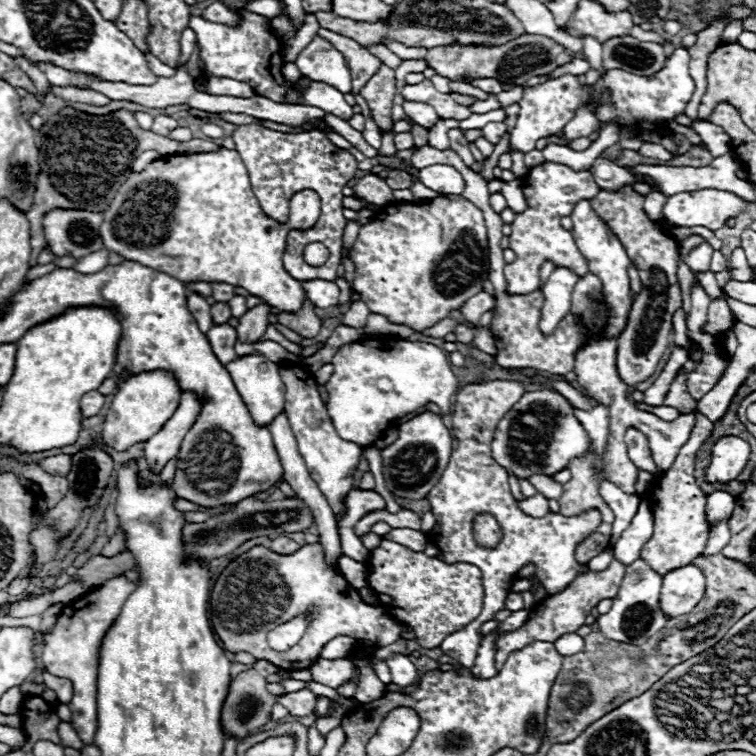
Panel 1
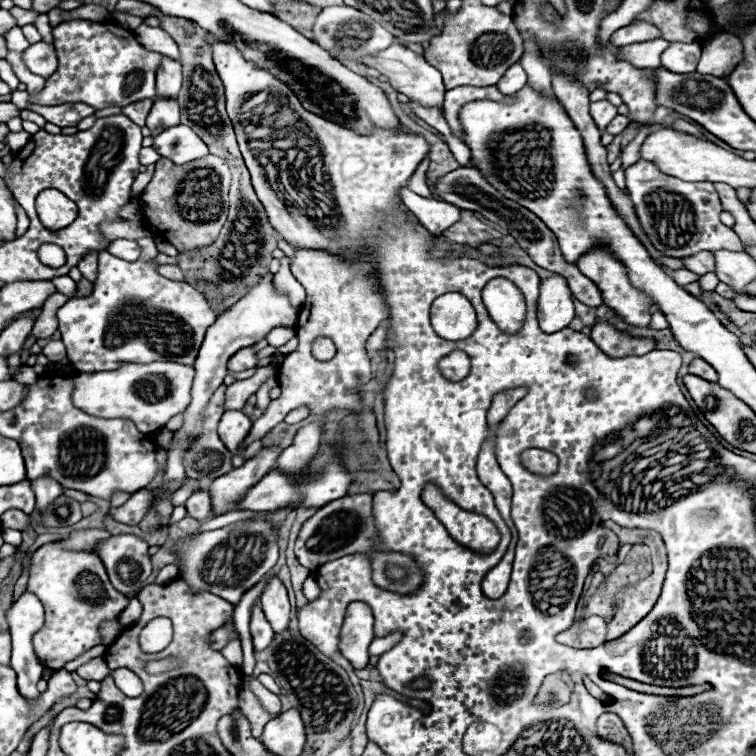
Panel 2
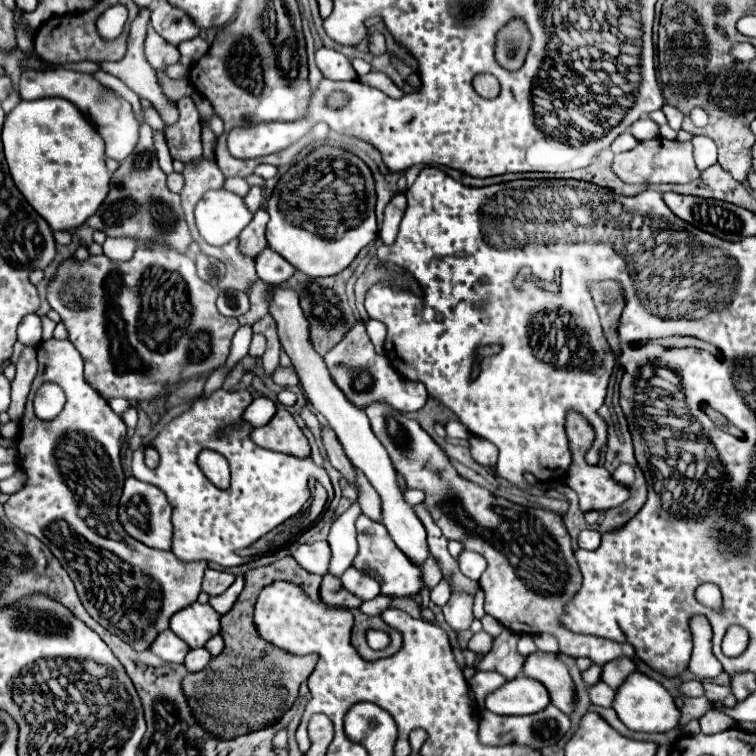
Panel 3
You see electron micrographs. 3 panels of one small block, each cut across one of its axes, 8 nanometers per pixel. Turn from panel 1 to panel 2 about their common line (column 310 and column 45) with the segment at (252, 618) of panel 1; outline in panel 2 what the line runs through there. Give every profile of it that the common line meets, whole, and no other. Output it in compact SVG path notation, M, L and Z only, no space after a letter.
M88 528L80 530L80 536L70 534L64 540L44 544L32 556L32 564L28 568L28 590L34 592L46 608L46 622L36 634L34 652L40 662L52 670L60 670L84 650L100 644L100 622L114 620L130 602L110 584L100 556L92 552L94 544L106 538L110 538L108 530Z

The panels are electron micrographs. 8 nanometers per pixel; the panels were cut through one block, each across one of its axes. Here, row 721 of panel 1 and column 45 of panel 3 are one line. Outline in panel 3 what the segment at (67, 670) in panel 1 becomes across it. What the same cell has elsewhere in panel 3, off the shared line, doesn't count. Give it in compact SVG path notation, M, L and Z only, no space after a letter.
M26 70L20 76L18 92L22 100L36 100L46 96L60 96L68 102L72 102L88 120L94 124L98 134L102 136L106 144L106 156L122 162L136 146L138 142L138 128L140 124L134 118L134 112L130 104L120 98L116 92L104 88L100 82L96 82L90 74L80 74L72 70Z

